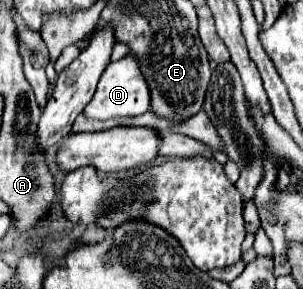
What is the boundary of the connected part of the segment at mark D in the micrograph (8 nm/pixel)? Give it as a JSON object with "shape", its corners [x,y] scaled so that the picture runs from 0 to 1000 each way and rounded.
{"shape":[[[413,190],[406,204],[360,218],[340,246],[320,315],[274,391],[300,412],[386,412],[386,405],[452,405],[492,384],[492,301],[465,260],[459,218],[446,197]]]}

